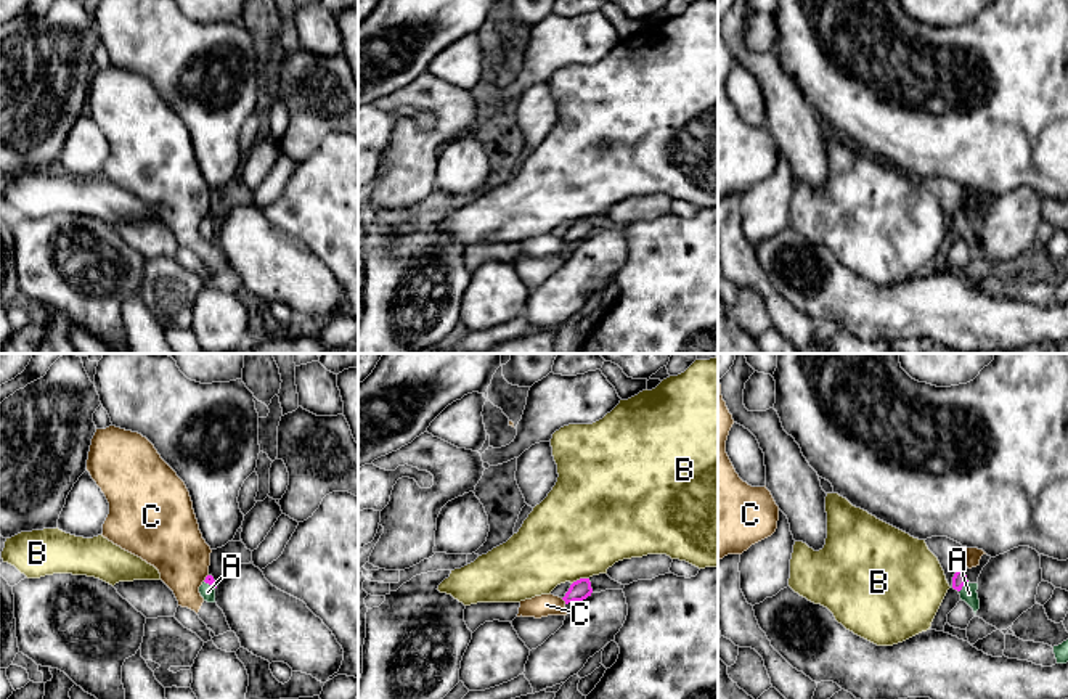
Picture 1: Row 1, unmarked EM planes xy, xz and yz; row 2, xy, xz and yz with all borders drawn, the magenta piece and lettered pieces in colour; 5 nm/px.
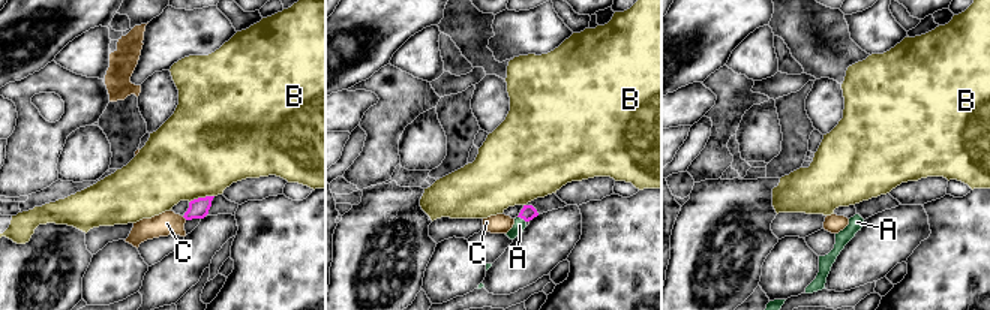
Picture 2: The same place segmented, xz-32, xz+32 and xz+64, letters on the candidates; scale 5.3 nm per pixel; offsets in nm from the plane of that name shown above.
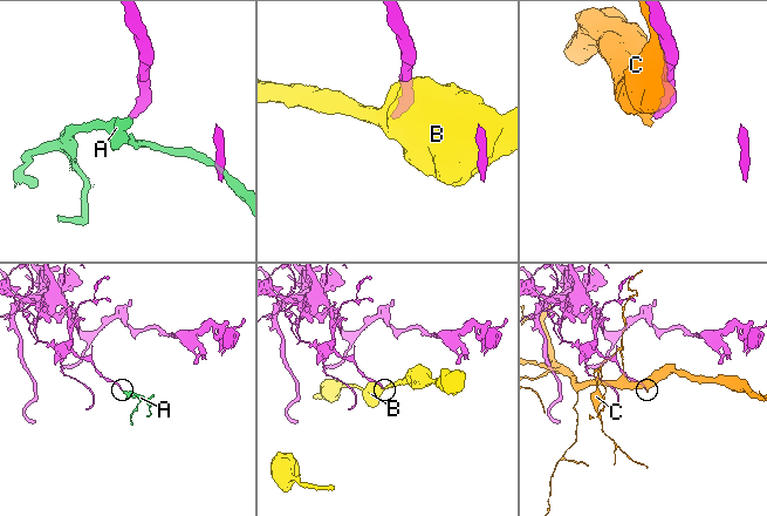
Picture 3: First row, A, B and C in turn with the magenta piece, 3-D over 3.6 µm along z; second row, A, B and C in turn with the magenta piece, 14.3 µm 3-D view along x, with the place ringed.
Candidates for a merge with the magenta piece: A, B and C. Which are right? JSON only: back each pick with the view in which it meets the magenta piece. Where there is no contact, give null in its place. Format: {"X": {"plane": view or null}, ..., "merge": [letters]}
{"A": {"plane": "yz"}, "merge": ["A"]}

